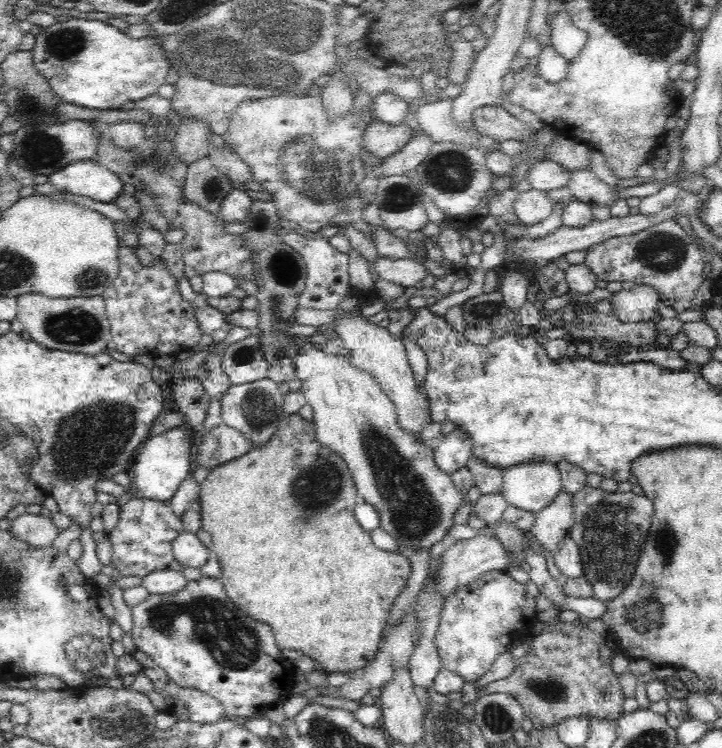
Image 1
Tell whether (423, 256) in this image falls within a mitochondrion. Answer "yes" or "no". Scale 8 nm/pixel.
no

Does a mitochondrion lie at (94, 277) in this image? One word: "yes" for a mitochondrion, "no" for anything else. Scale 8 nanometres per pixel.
yes

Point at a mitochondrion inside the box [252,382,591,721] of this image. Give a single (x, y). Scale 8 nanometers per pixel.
(413, 511)

